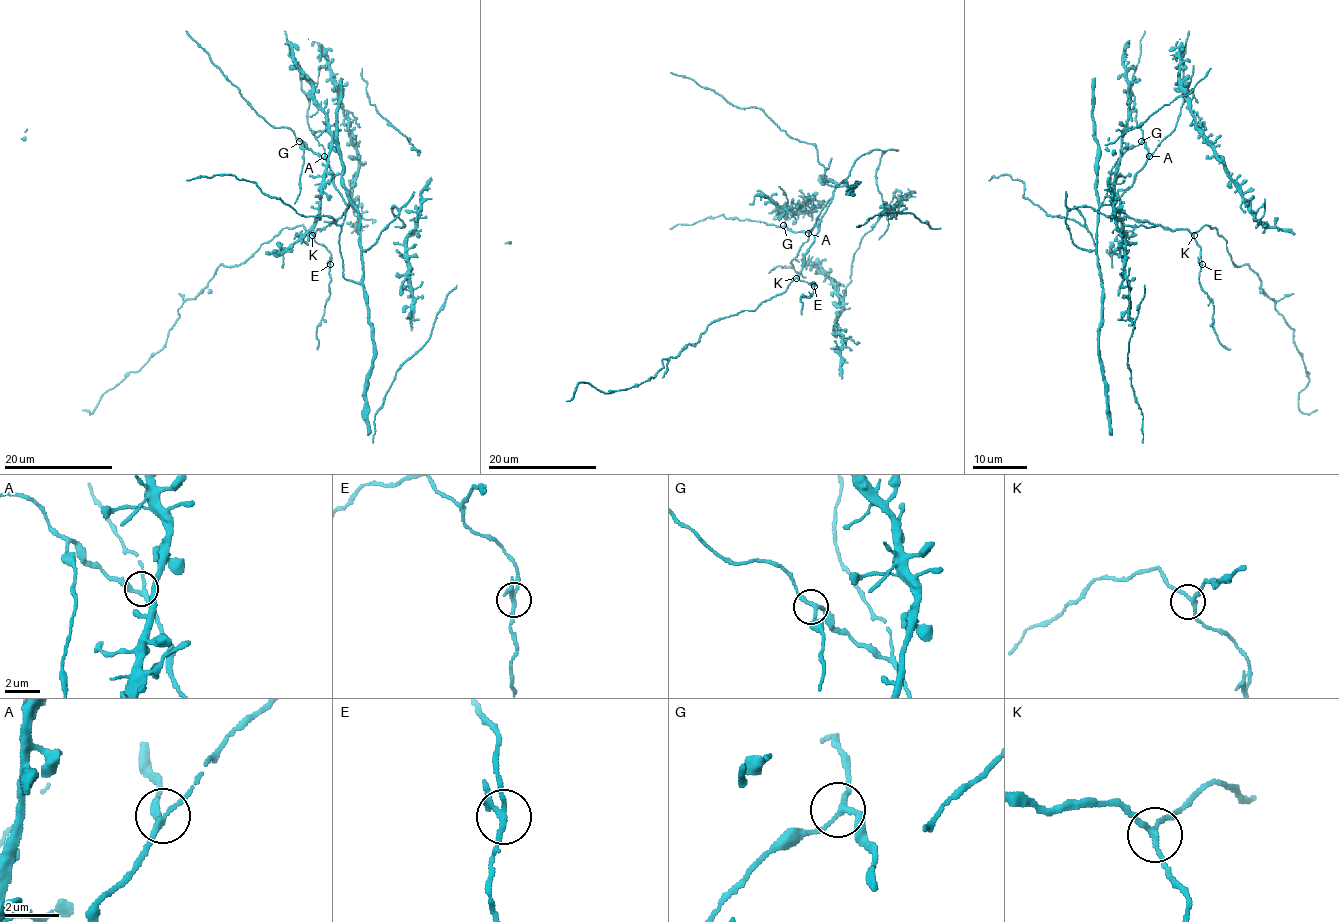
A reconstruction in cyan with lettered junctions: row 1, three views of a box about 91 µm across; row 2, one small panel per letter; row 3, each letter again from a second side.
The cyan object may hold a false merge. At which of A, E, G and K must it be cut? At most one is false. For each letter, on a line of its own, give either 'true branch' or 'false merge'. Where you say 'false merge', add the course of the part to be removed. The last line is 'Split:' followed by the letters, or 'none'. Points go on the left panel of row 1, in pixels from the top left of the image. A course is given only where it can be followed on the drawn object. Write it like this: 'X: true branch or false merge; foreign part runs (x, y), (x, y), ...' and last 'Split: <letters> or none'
A: true branch
E: false merge; foreign part runs (329, 264), (329, 295), (317, 329), (317, 350)
G: true branch
K: true branch
Split: E

